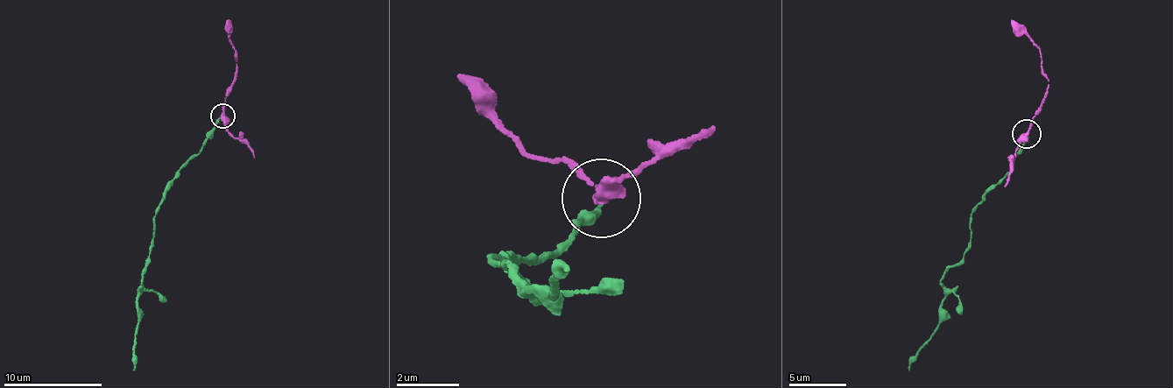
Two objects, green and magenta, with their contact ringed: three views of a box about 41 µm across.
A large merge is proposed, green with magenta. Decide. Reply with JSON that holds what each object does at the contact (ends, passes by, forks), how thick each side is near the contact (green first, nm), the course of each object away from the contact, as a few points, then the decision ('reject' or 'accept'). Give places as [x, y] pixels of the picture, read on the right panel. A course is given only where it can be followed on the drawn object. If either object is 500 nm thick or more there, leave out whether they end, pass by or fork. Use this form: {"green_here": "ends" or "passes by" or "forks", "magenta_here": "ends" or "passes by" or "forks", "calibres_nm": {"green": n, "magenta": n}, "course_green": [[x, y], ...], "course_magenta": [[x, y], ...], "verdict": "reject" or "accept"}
{"green_here": "ends", "magenta_here": "passes by", "calibres_nm": {"green": 160, "magenta": 360}, "course_green": [[1027, 134], [1006, 176], [971, 215], [964, 260], [942, 278], [944, 295], [939, 329], [908, 370]], "course_magenta": [[1027, 134], [1048, 91], [1048, 74], [1034, 38], [1010, 19]], "verdict": "reject"}

